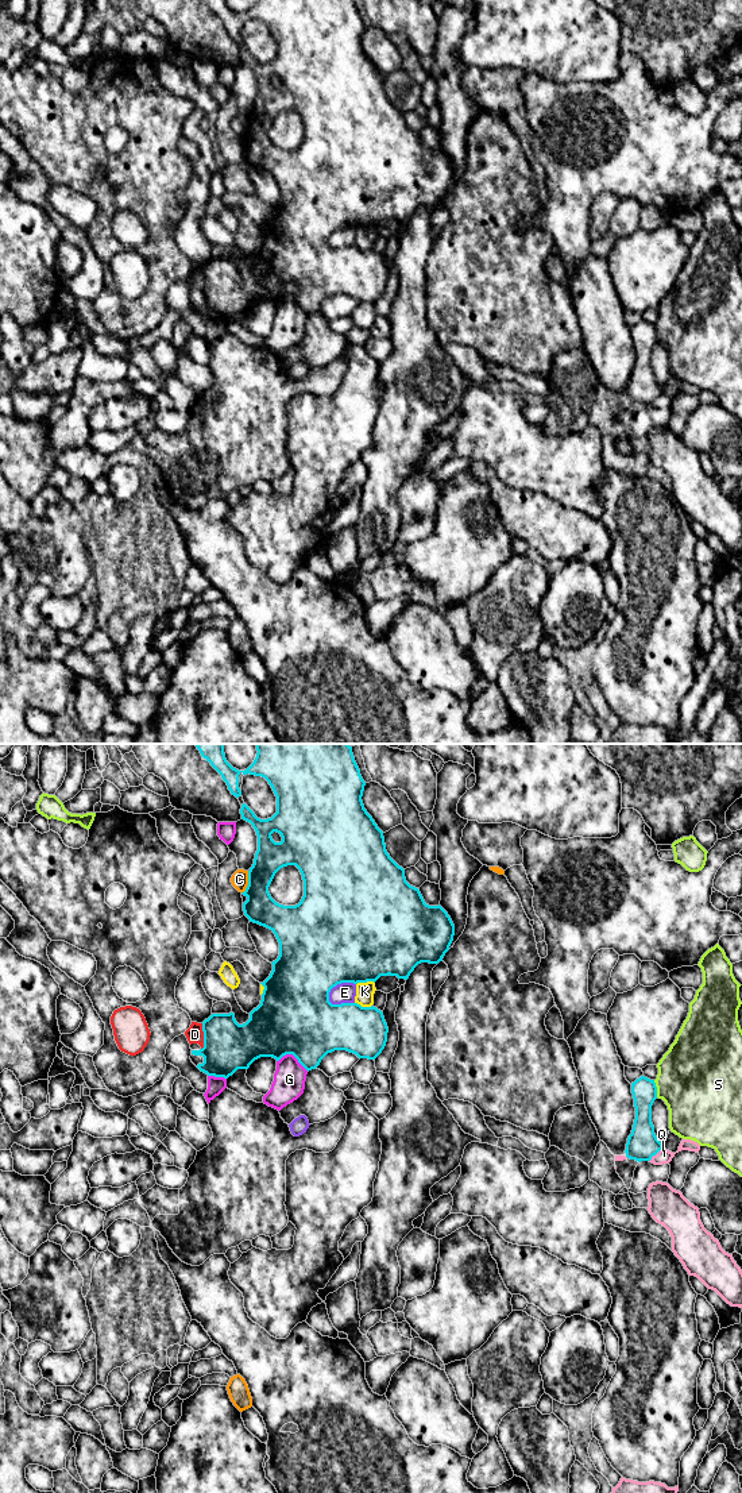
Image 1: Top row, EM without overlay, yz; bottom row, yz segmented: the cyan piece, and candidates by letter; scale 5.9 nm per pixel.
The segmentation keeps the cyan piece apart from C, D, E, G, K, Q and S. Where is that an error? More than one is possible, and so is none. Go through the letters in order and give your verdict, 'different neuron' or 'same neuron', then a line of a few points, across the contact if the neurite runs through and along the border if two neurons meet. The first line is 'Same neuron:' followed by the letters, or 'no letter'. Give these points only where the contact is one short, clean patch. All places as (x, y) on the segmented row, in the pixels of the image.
Same neuron: D
C: different neuron
D: same neuron; line yz (228, 1046), (219, 1037), (204, 1037), (194, 1034)
E: different neuron
G: different neuron
K: different neuron
Q: different neuron; line yz (663, 1146), (649, 1161)
S: different neuron

